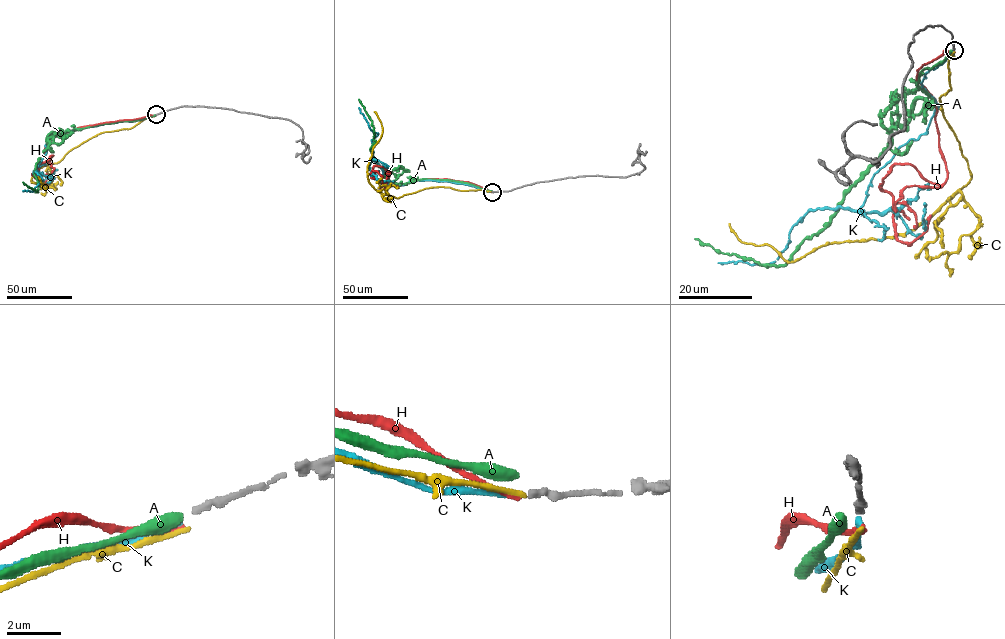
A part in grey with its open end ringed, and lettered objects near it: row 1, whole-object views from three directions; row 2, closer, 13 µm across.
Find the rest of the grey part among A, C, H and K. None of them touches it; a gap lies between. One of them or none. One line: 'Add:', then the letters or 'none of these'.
Add: K

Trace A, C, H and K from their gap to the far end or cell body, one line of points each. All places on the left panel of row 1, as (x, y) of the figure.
A: (155, 115), (51, 132), (46, 140), (49, 146), (34, 173), (39, 181), (38, 192), (22, 182)
C: (156, 115), (130, 128), (101, 133), (57, 163), (41, 167), (31, 181), (46, 190), (38, 177)
H: (155, 115), (82, 126), (53, 137), (44, 156), (49, 163), (53, 155), (37, 167), (41, 183), (47, 174)
K: (155, 115), (54, 137), (45, 145), (46, 153), (36, 169), (41, 182), (32, 191), (22, 190)

